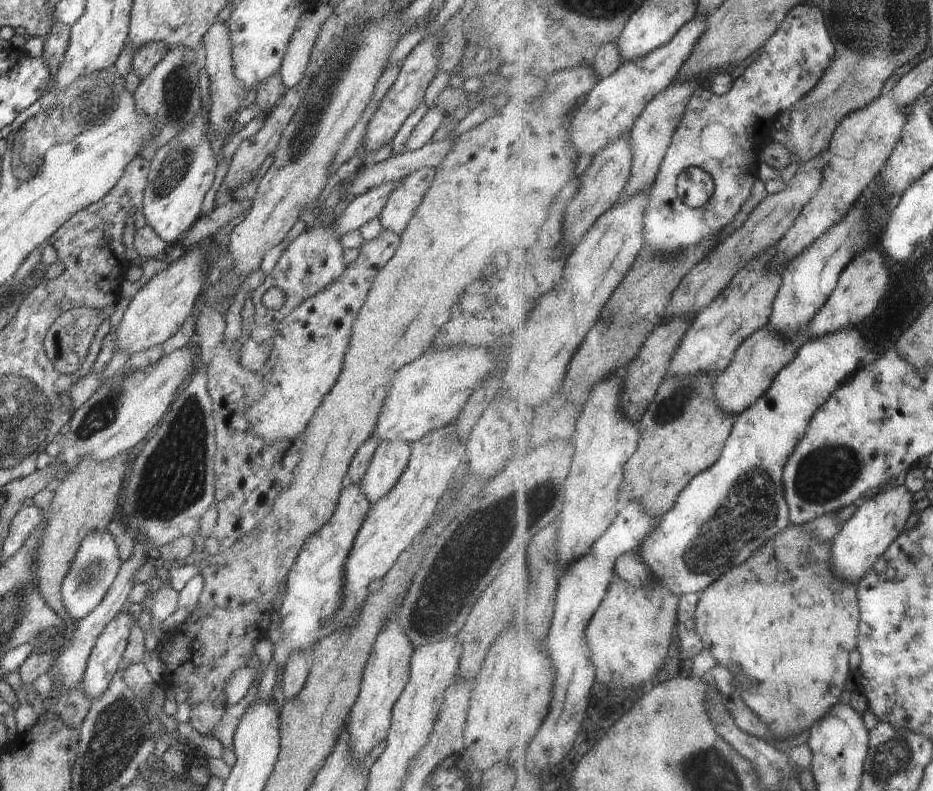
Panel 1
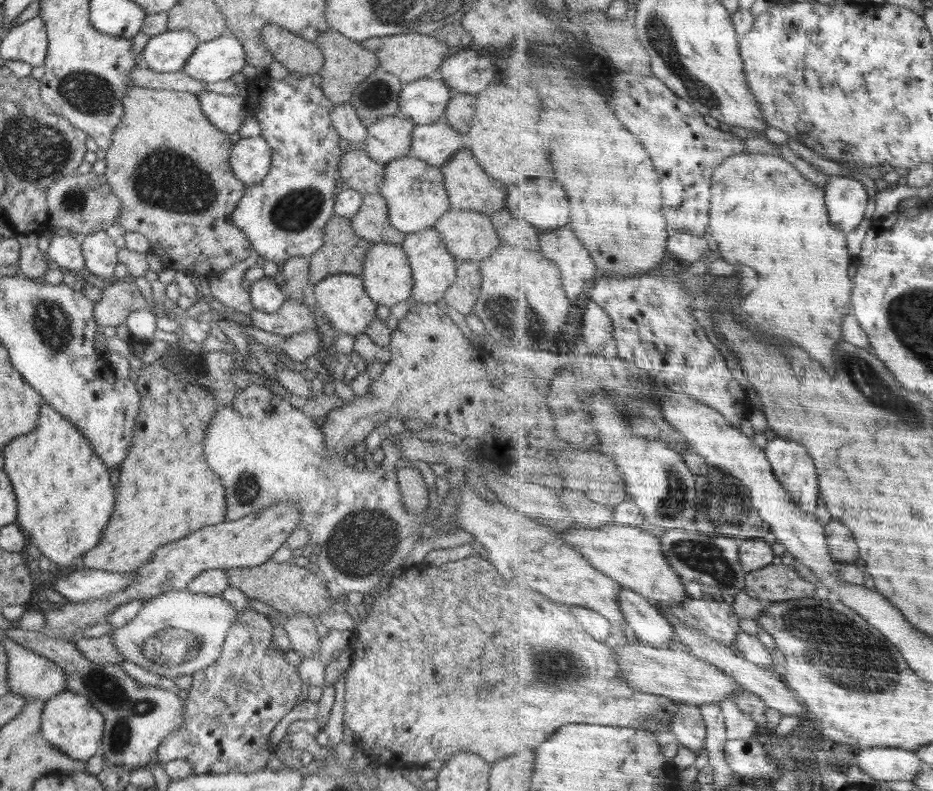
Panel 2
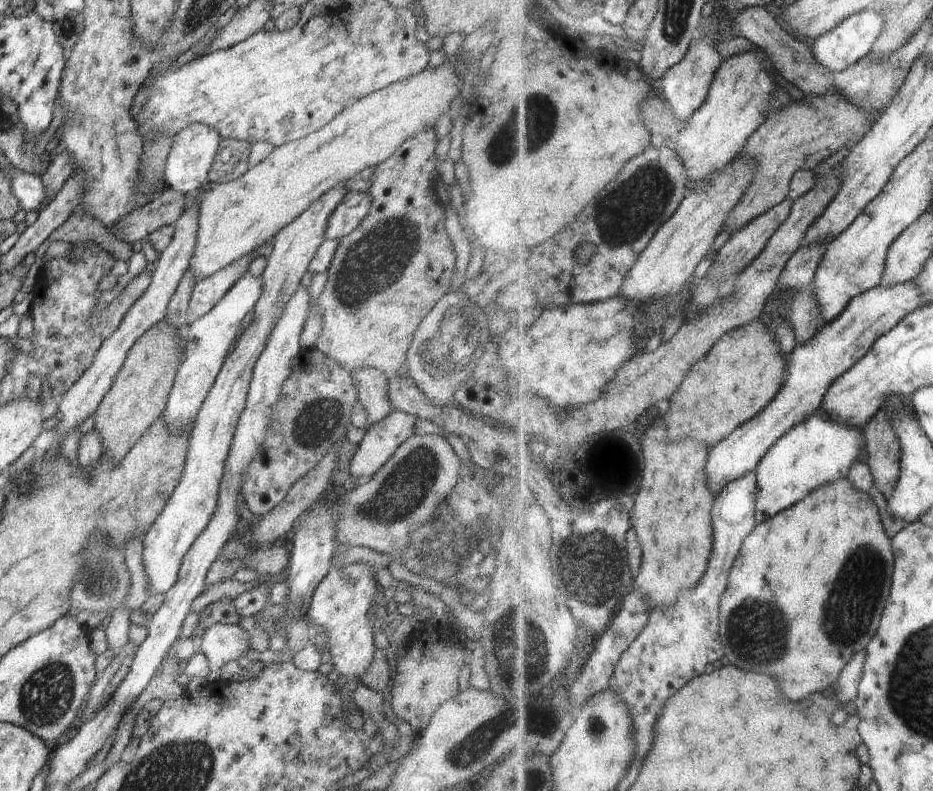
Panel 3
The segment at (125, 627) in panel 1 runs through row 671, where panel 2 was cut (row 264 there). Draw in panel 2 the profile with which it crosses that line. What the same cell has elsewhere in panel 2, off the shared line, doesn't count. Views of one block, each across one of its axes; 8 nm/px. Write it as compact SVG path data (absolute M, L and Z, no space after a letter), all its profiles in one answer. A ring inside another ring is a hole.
M104 230L86 234L79 238L84 255L85 271L113 280L114 268L119 260L118 251L112 238Z

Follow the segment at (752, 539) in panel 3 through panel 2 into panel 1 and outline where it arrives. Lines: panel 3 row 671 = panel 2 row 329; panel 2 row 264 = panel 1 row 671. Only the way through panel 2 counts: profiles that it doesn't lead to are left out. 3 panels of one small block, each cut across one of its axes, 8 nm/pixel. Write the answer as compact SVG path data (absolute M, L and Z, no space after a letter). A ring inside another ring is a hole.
M790 526L782 533L778 533L774 537L774 542L767 542L766 546L762 546L762 550L758 550L758 554L754 554L754 558L750 558L750 562L743 562L742 566L736 566L736 570L730 570L730 574L726 574L726 578L719 578L709 589L702 593L699 607L697 610L697 627L701 637L707 644L707 648L712 651L714 657L722 662L728 662L730 668L740 666L742 670L746 670L748 674L752 674L754 682L748 684L748 690L742 692L744 700L750 704L750 708L764 720L770 724L773 734L778 739L786 737L797 737L800 733L805 733L820 718L824 718L832 708L839 704L848 681L853 679L852 668L850 668L850 654L858 649L861 637L861 602L856 584L843 579L840 575L834 573L833 562L833 541L825 541L811 535L805 531L804 527Z

